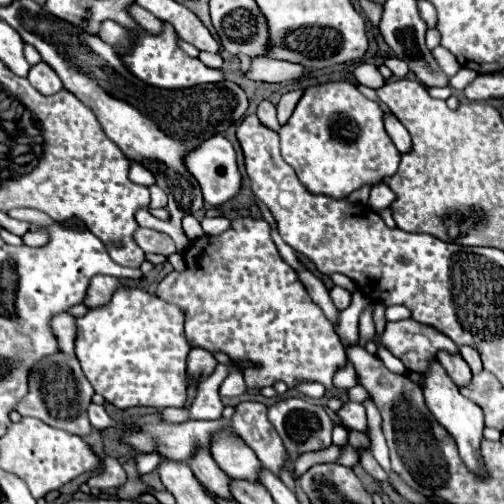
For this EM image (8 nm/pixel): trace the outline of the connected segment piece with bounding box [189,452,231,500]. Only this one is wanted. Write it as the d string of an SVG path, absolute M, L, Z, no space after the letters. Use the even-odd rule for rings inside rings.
M197 452L197 456L193 456L193 460L189 460L189 466L195 474L195 478L215 496L219 498L231 498L229 494L229 476L225 472L221 472L221 468L217 466L217 462L213 460L211 452Z

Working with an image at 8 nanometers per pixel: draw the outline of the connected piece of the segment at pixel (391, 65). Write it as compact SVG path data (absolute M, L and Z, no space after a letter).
M385 57L384 64L392 71L393 75L398 78L404 78L410 71L407 63L397 57Z

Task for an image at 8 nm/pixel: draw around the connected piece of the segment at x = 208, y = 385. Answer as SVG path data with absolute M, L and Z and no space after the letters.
M217 364L215 372L197 386L197 394L189 408L167 408L161 410L161 420L165 422L185 422L185 420L217 420L223 412L223 402L219 396L219 386L229 374L229 366Z

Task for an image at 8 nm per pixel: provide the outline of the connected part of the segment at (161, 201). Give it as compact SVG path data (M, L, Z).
M151 186L151 204L149 208L165 208L167 206L167 194L159 186Z

